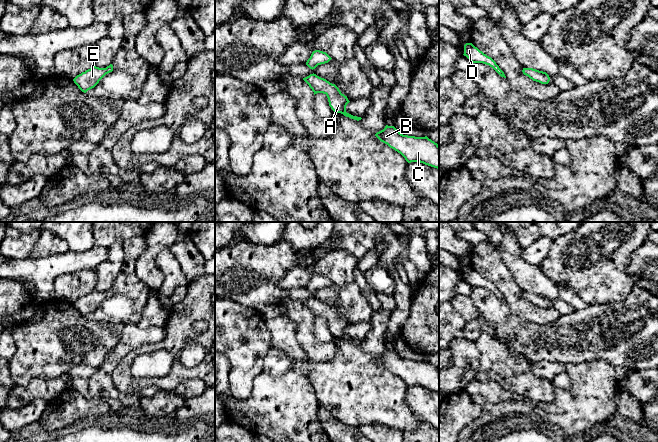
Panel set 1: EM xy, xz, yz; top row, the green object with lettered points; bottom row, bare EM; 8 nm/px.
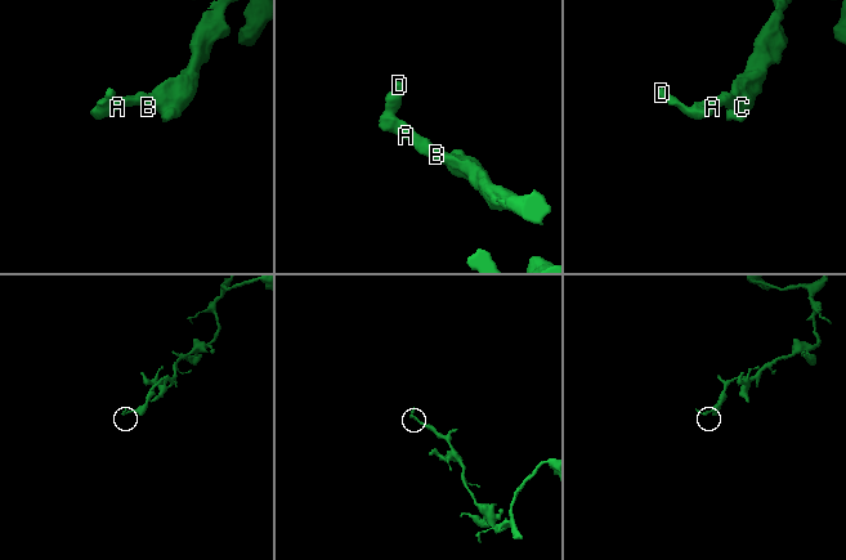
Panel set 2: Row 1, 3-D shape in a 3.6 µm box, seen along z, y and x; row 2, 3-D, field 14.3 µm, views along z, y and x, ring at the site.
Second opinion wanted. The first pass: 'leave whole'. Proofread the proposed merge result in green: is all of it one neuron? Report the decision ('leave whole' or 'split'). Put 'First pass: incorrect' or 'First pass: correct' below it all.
leave whole
First pass: correct

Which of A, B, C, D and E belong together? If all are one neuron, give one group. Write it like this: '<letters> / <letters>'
A B C D E

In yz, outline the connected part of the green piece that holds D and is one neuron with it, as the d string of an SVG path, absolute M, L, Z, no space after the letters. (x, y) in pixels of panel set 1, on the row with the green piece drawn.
M466 43L464 45L464 56L466 56L472 63L483 63L492 67L501 77L506 78L504 72L499 68L496 62L472 43Z

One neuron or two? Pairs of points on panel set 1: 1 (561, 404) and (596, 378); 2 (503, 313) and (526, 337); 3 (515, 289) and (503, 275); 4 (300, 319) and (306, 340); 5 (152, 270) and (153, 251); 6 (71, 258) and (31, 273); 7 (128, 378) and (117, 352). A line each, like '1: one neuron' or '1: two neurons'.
1: one neuron
2: one neuron
3: one neuron
4: one neuron
5: one neuron
6: one neuron
7: two neurons

